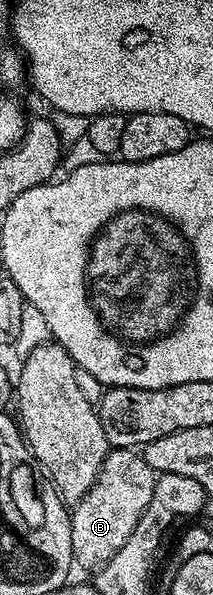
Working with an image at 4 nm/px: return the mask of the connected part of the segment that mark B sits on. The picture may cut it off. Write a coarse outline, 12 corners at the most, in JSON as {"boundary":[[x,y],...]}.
{"boundary":[[108,449],[71,510],[71,556],[103,566],[133,536],[156,477]]}

